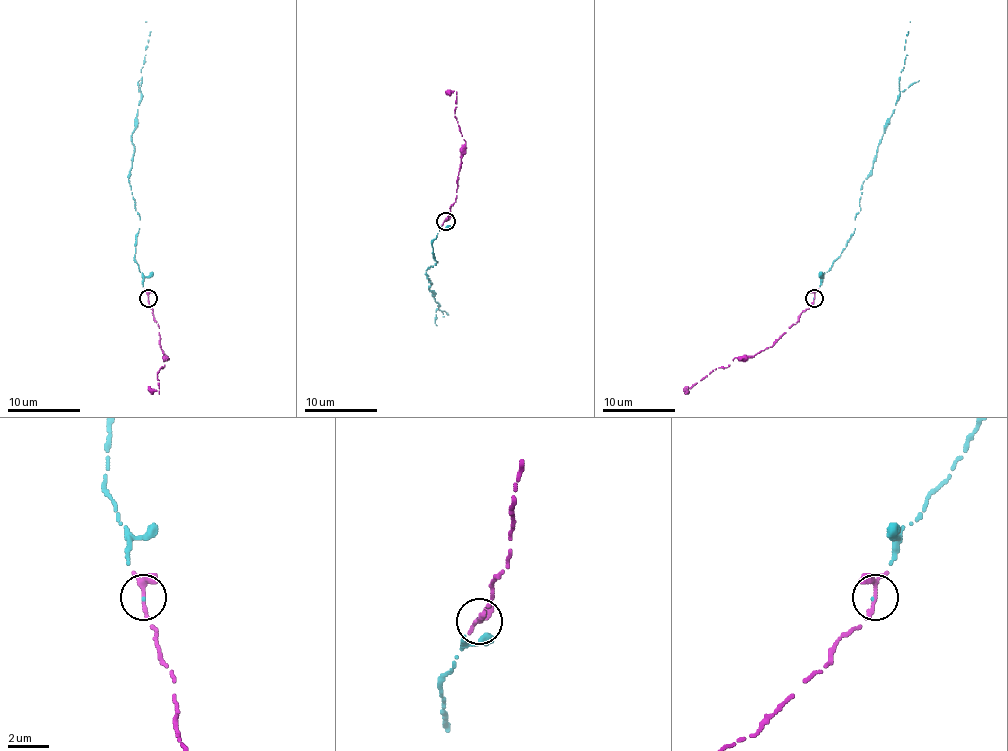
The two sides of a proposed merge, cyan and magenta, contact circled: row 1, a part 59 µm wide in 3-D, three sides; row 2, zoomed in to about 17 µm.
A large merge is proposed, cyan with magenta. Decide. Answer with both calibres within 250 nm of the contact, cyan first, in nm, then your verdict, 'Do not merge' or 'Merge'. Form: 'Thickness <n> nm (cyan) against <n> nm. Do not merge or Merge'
Thickness 70 nm (cyan) against 220 nm. Do not merge

